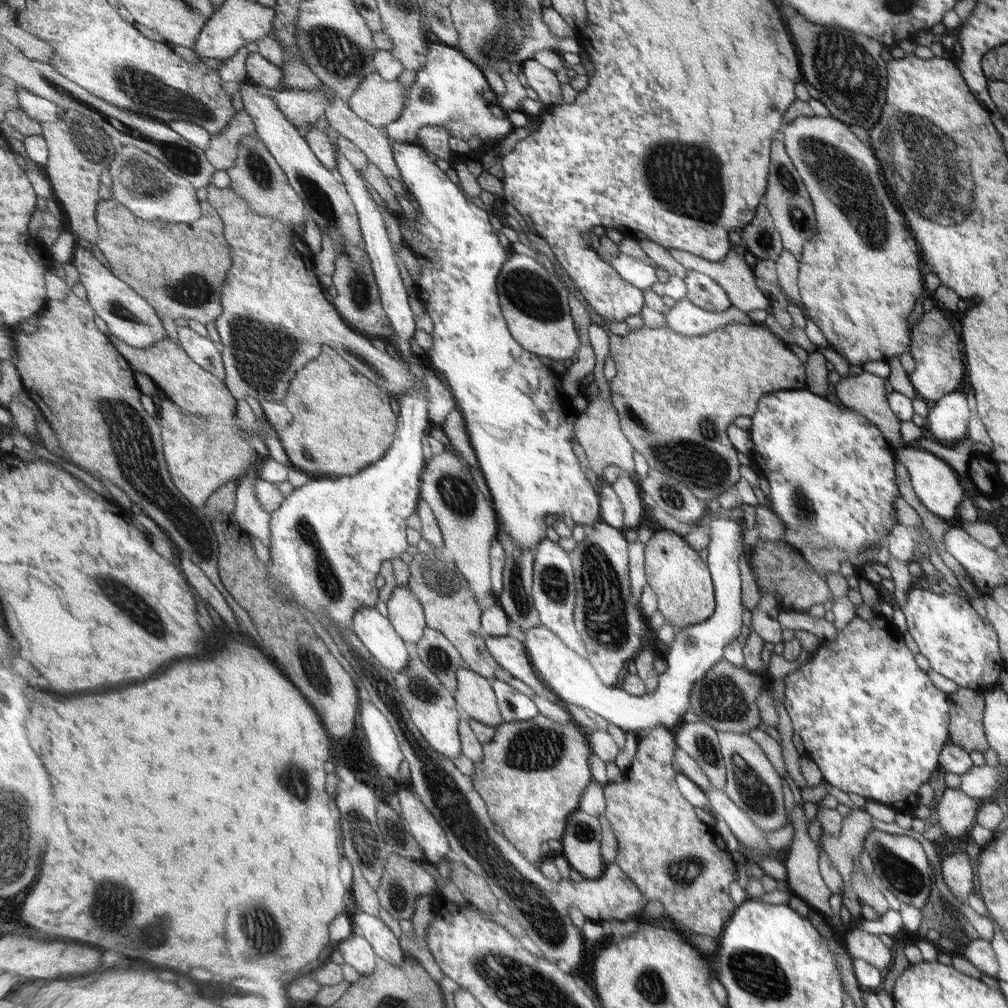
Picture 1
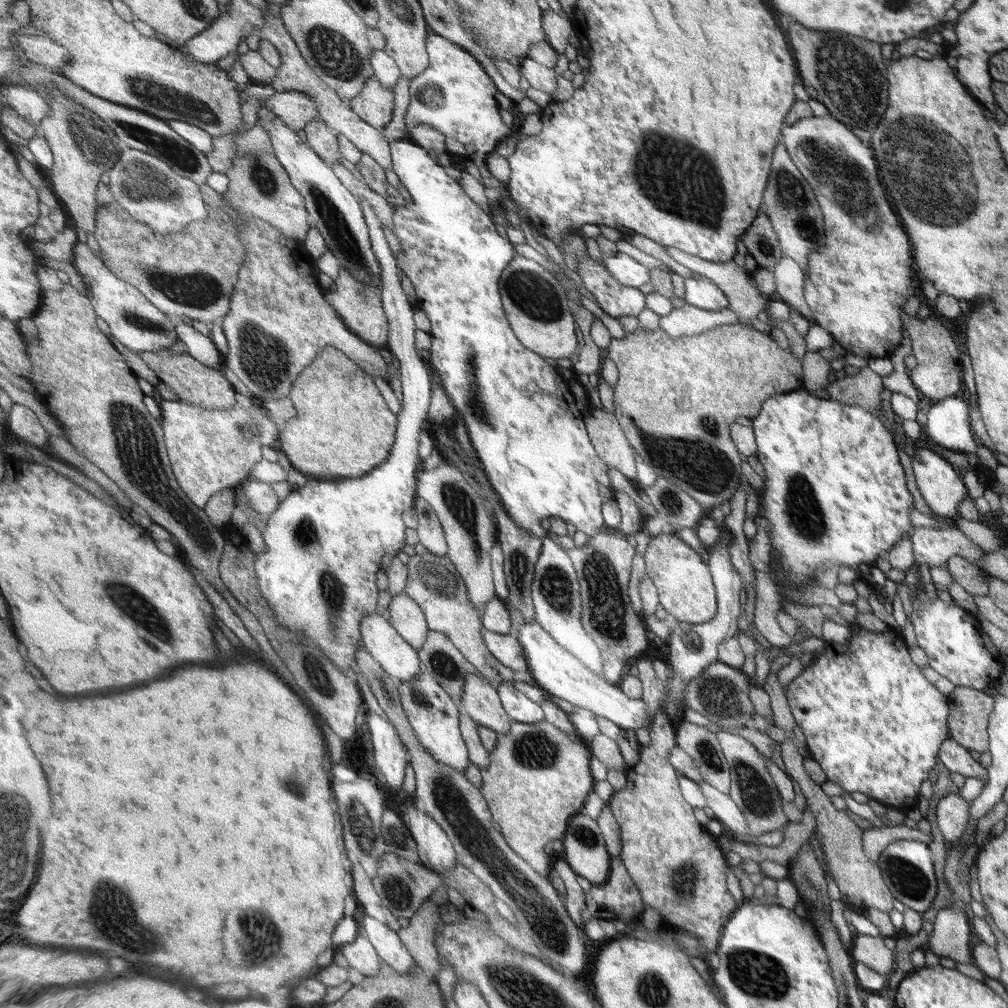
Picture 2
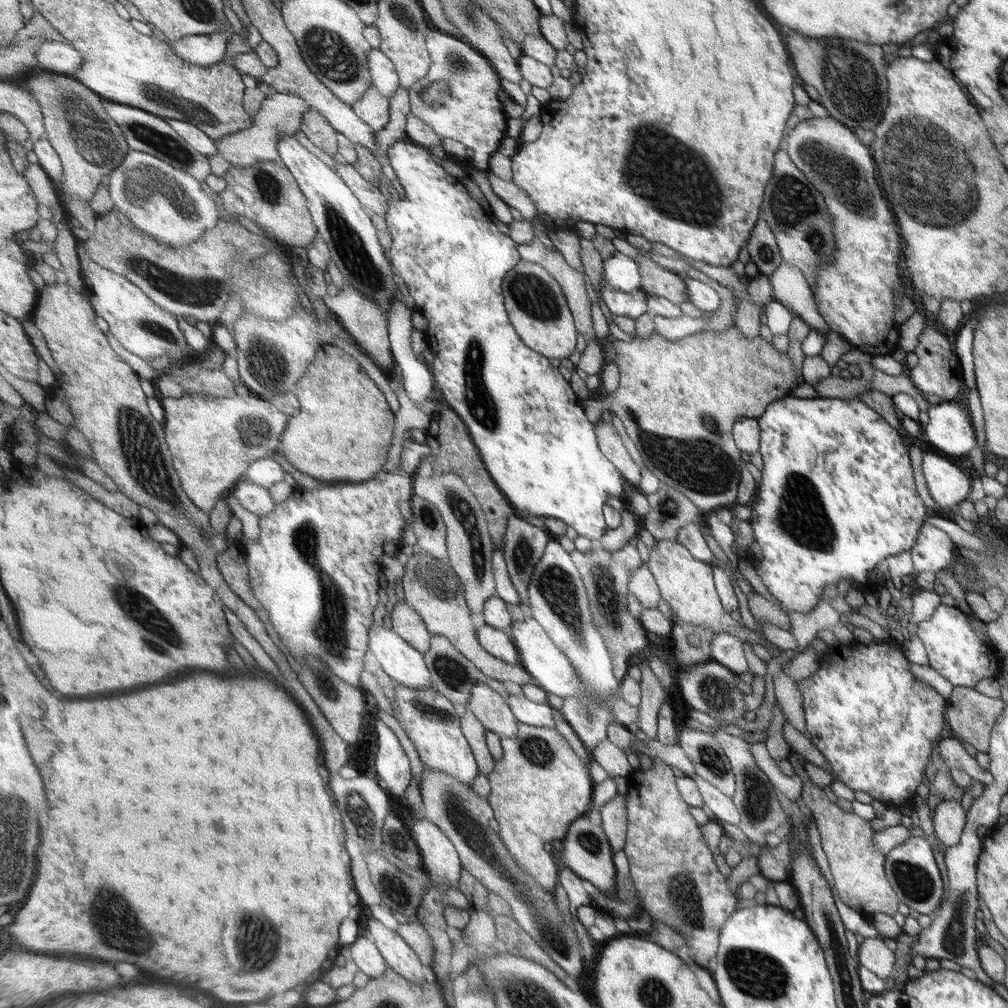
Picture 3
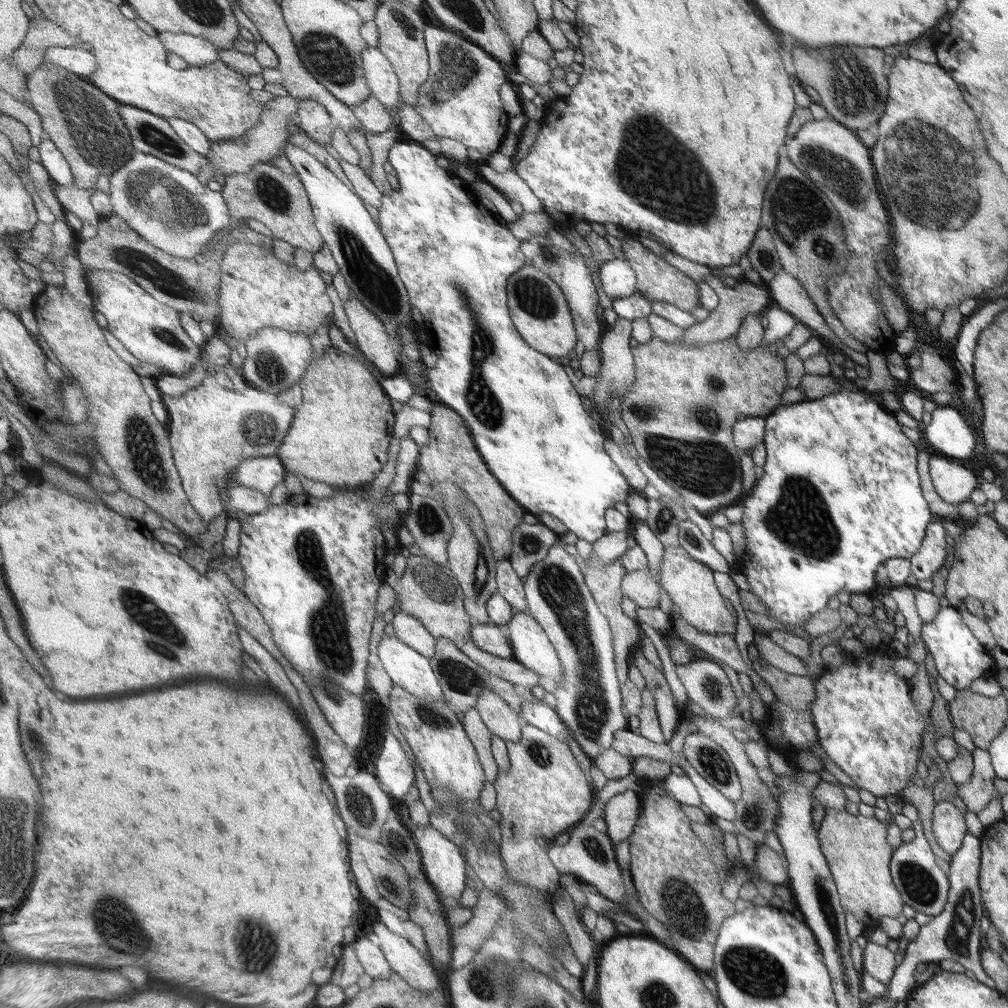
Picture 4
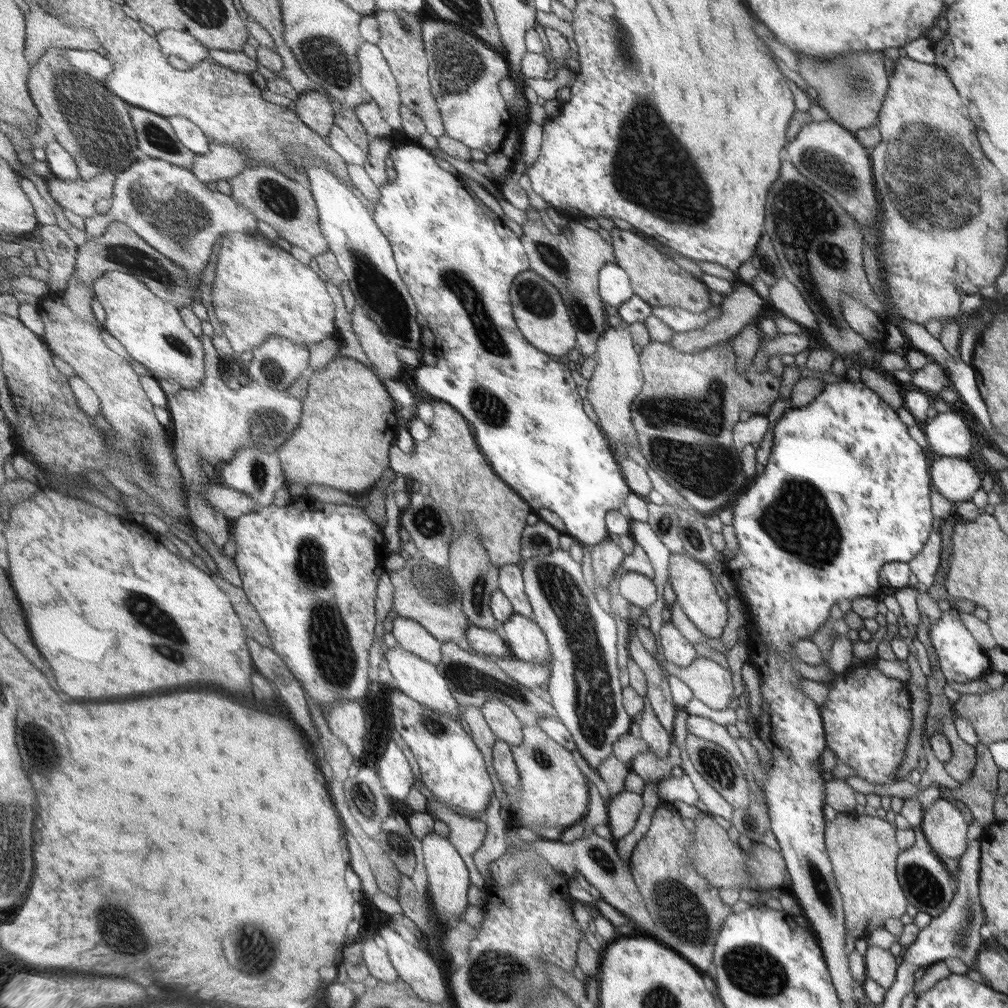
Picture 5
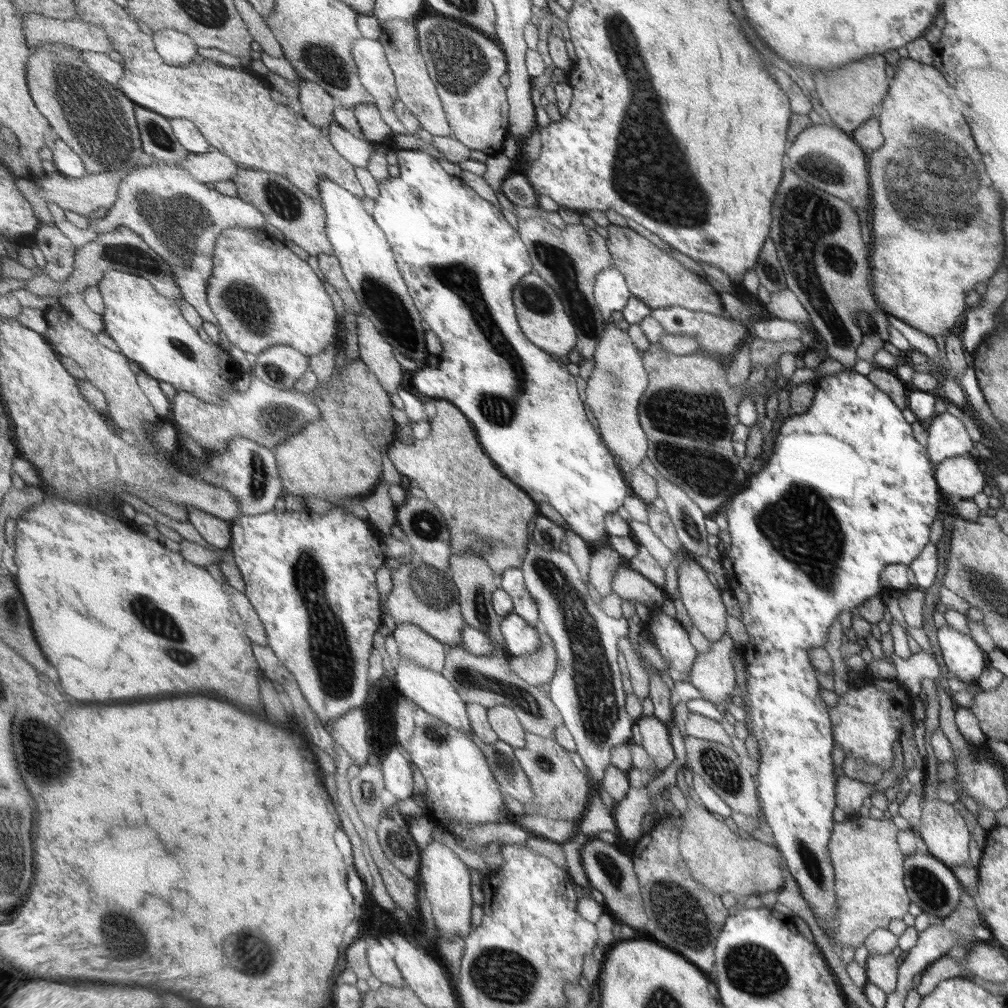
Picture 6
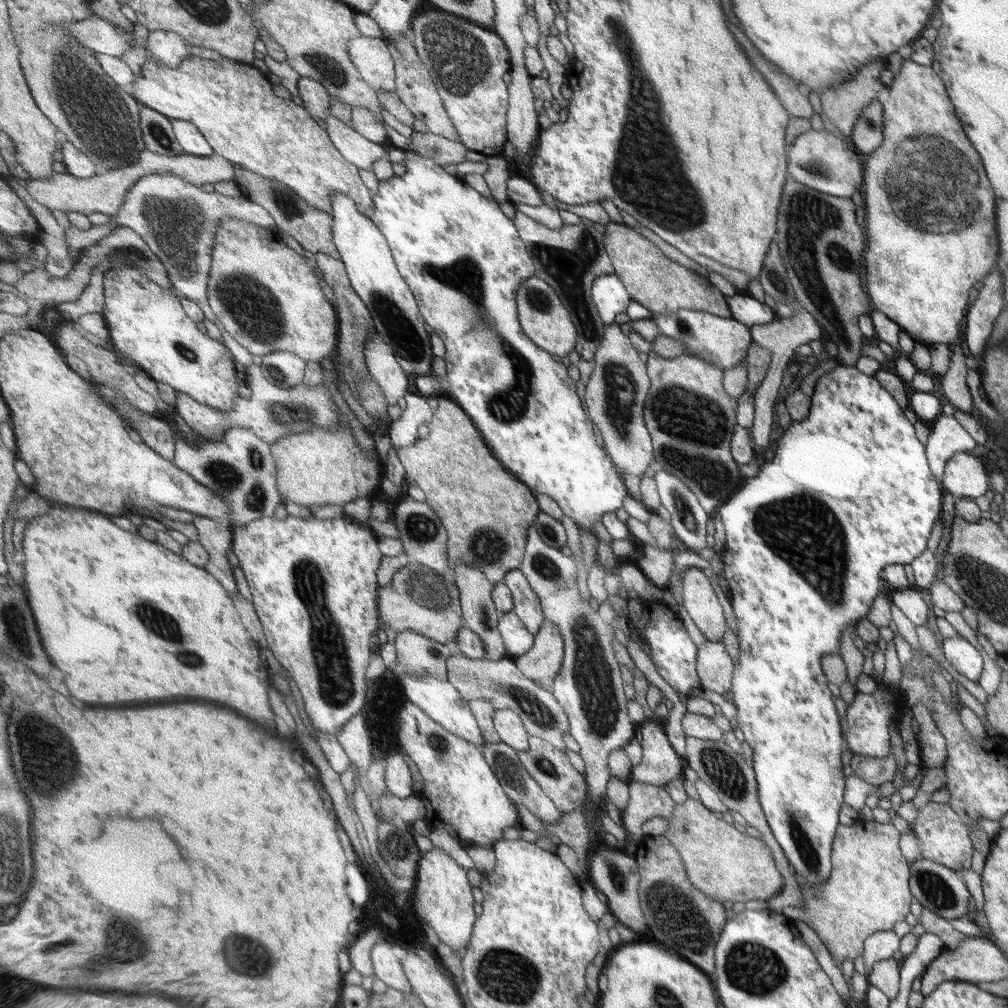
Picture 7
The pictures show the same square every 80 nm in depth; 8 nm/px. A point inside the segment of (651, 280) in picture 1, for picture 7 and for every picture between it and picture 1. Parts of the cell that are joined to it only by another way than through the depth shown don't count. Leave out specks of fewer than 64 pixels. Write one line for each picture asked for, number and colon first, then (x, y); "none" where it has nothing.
2: (628, 271)
3: (624, 273)
4: (619, 279)
5: (616, 288)
6: (612, 291)
7: (611, 295)

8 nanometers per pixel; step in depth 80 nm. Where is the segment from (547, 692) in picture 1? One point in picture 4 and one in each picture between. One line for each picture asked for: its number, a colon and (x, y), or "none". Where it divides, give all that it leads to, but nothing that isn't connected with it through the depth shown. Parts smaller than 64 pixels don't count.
2: (509, 651)
3: (500, 643)
4: (493, 638)

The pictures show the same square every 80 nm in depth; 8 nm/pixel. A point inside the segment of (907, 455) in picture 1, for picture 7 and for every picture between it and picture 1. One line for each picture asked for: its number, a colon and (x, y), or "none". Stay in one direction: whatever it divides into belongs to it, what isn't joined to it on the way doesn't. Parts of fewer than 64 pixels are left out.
2: (939, 485)
3: (946, 485)
4: (952, 483)
5: (954, 479)
6: (958, 477)
7: (964, 476)

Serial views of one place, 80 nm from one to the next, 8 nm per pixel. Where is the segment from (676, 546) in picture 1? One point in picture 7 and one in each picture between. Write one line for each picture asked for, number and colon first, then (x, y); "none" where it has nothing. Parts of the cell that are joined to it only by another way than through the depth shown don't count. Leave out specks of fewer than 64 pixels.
2: (685, 589)
3: (685, 582)
4: (688, 582)
5: (692, 584)
6: (702, 602)
7: (700, 602)

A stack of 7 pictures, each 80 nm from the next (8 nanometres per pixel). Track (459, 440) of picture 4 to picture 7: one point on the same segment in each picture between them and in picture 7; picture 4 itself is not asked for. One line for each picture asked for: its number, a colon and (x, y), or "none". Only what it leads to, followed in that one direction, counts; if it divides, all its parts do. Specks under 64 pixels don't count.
5: (450, 462)
6: (488, 515)
7: (487, 511)

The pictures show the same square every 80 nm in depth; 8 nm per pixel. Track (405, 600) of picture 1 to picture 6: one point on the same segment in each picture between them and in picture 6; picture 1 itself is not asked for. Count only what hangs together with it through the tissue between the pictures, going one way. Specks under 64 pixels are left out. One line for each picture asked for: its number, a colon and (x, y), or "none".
2: (407, 616)
3: (406, 621)
4: (408, 627)
5: (410, 634)
6: (416, 644)

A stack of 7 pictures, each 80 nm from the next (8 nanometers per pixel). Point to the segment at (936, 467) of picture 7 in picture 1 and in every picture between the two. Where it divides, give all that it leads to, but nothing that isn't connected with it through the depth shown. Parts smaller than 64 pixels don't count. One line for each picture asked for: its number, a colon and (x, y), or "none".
1: (947, 419)
2: (947, 425)
3: (948, 429)
4: (947, 432)
5: (947, 436)
6: (947, 438)

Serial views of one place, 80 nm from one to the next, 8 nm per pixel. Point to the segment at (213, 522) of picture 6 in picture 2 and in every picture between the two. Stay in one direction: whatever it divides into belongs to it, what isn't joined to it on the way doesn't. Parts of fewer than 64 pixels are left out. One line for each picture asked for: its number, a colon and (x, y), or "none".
2: (211, 450)
3: (215, 440)
4: (213, 430)
5: (210, 423)

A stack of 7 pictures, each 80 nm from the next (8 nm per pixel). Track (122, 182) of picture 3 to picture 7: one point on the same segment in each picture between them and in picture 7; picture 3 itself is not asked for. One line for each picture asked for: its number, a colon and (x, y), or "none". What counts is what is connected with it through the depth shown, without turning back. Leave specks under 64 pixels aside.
4: (168, 206)
5: (168, 206)
6: (180, 217)
7: (179, 220)

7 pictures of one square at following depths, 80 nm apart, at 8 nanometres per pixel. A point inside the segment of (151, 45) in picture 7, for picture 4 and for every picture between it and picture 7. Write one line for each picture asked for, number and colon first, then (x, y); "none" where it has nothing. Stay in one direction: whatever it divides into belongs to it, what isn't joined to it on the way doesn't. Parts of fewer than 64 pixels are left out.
4: (195, 51)
5: (174, 42)
6: (178, 49)

